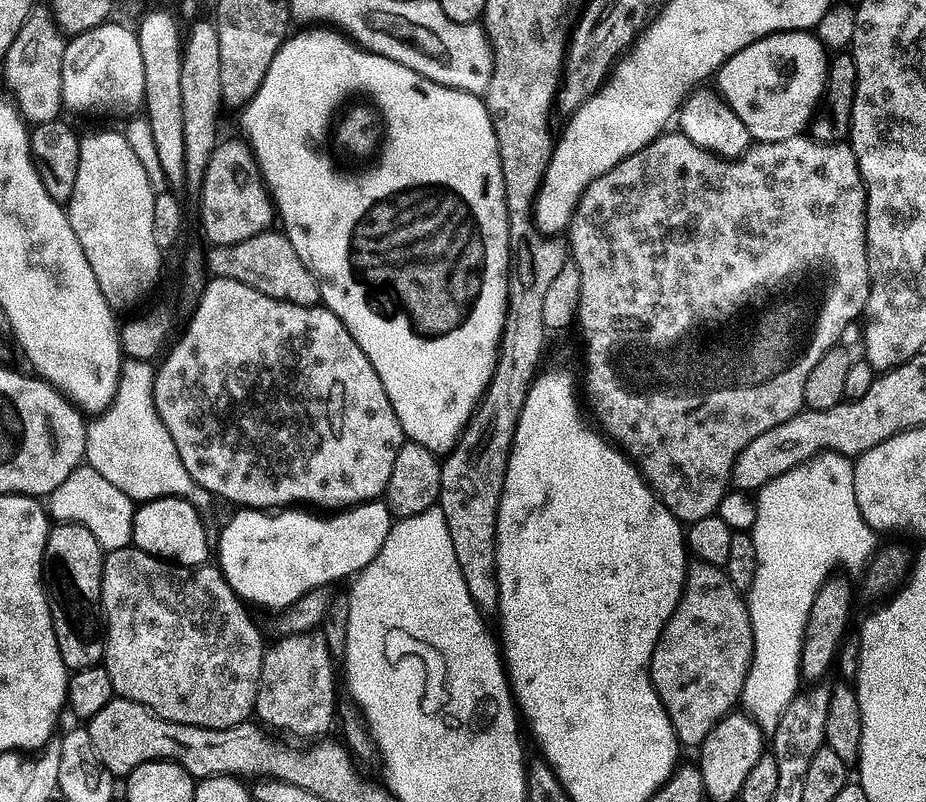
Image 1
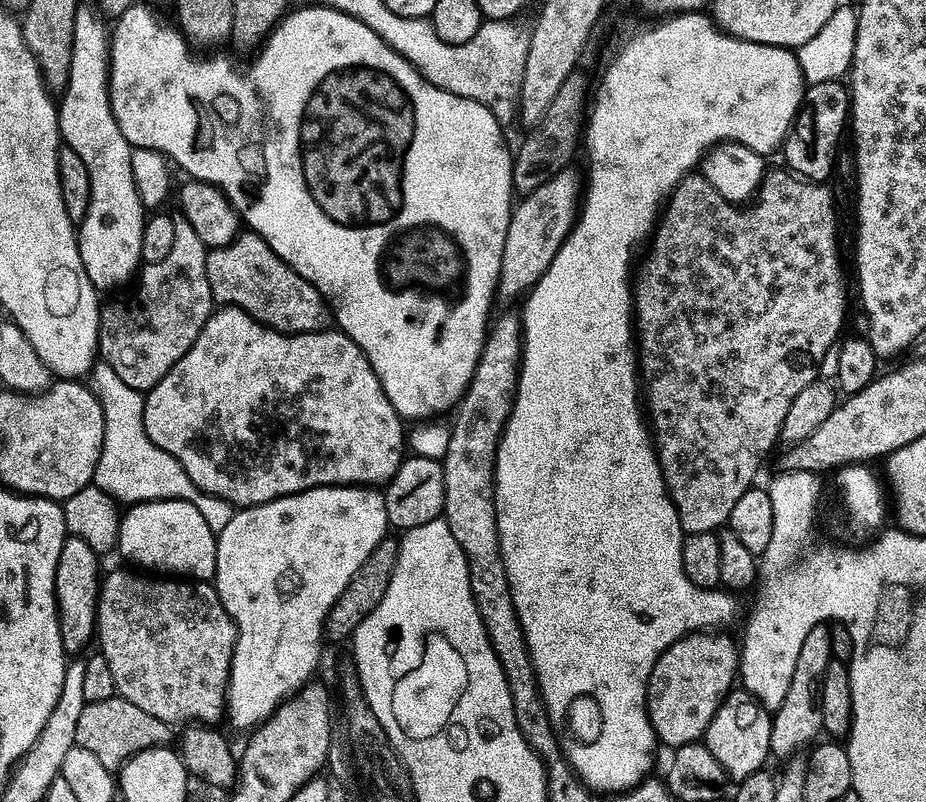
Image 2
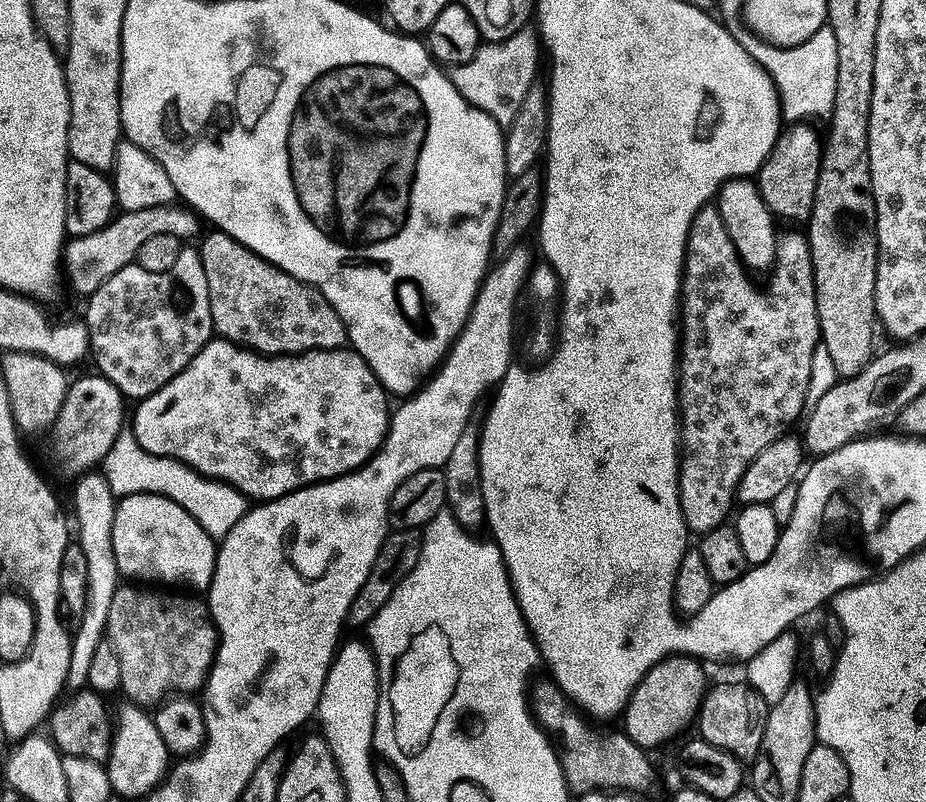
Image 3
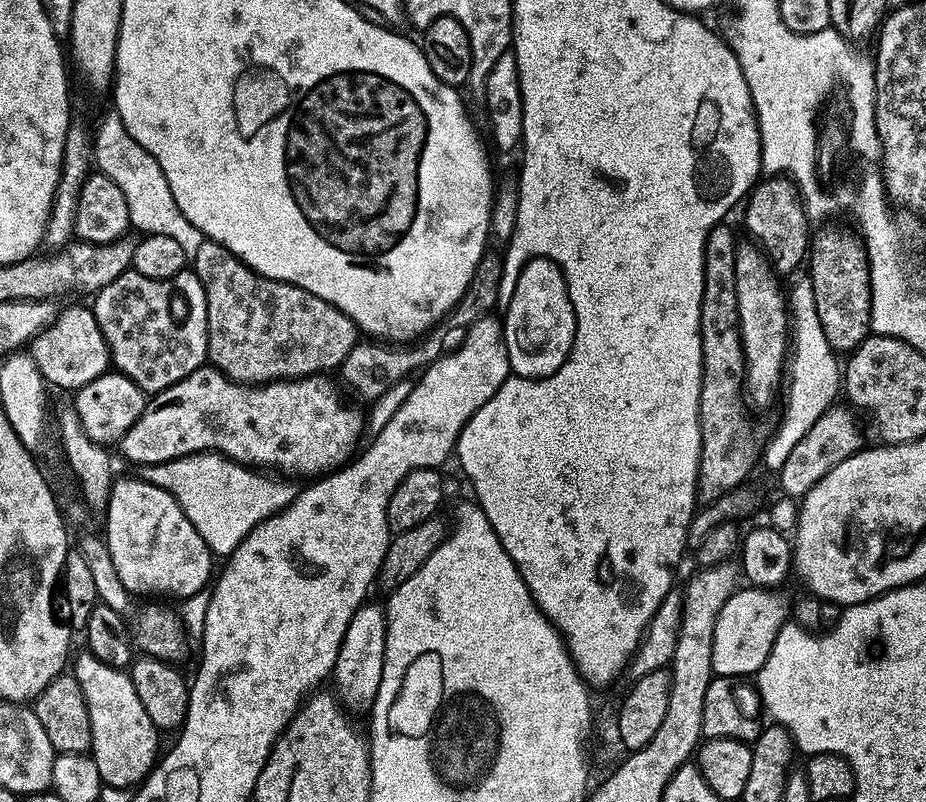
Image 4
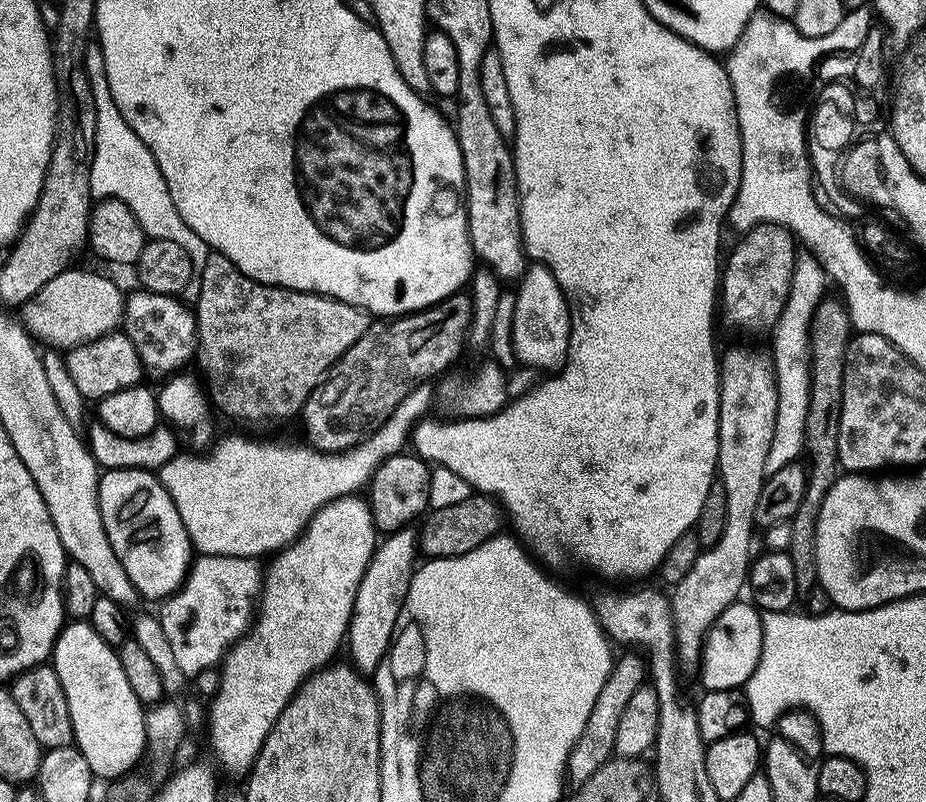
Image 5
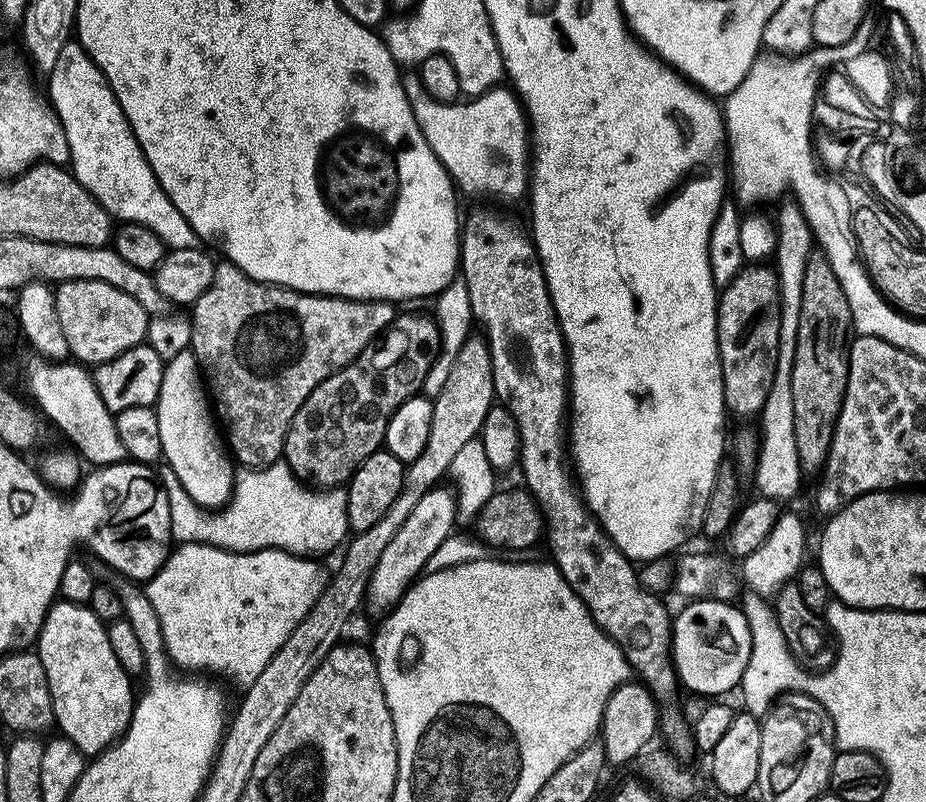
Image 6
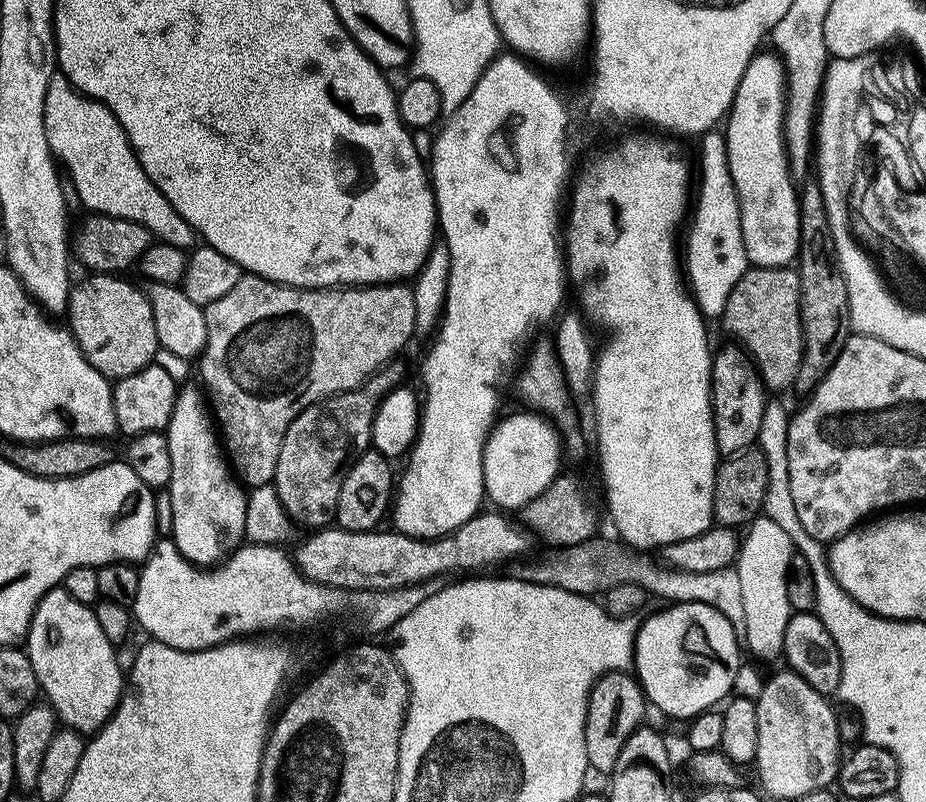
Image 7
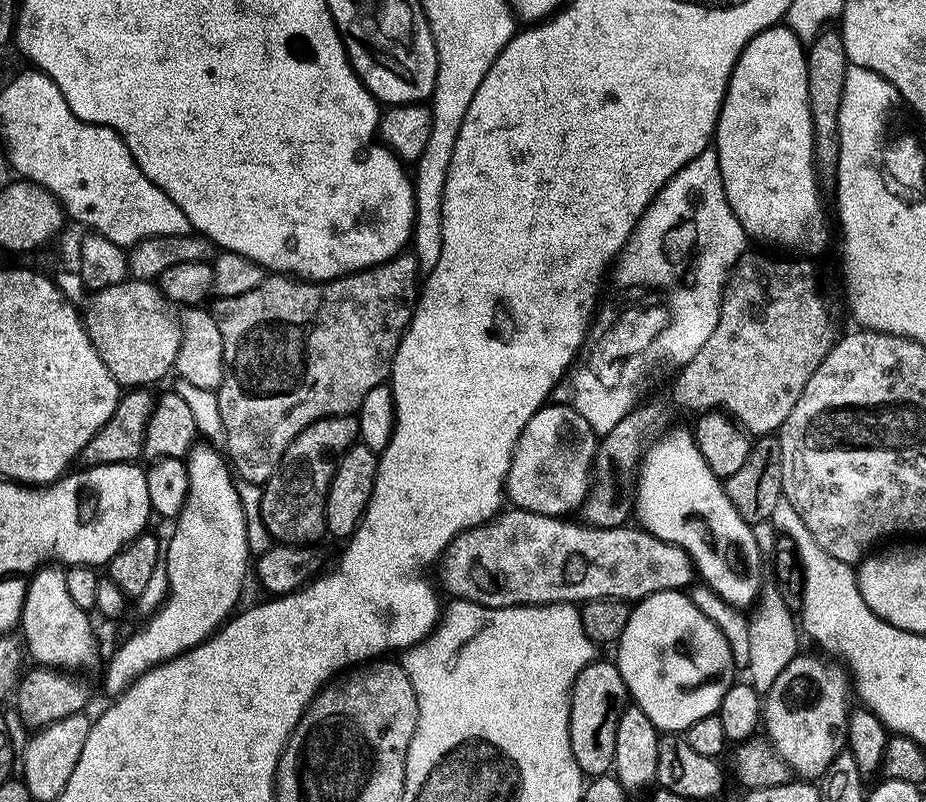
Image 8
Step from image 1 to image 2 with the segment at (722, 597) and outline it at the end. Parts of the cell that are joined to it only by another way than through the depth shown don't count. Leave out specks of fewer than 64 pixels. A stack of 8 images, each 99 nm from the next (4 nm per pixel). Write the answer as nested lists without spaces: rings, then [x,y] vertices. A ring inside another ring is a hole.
[[[689,634],[670,646],[670,650],[663,652],[654,666],[648,683],[648,717],[656,731],[657,741],[663,747],[665,744],[669,750],[701,743],[722,702],[737,687],[738,677],[741,675],[741,653],[738,651],[737,641],[735,644],[730,637],[720,635],[724,634]]]

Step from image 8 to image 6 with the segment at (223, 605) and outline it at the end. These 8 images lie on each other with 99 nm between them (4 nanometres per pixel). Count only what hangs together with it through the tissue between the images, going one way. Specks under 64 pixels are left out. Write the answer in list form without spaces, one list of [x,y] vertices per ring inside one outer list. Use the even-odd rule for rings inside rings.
[[[190,348],[165,365],[162,391],[155,409],[158,430],[162,430],[162,450],[167,467],[178,474],[178,482],[182,482],[186,494],[199,508],[223,508],[232,499],[238,468],[222,435],[200,363]]]

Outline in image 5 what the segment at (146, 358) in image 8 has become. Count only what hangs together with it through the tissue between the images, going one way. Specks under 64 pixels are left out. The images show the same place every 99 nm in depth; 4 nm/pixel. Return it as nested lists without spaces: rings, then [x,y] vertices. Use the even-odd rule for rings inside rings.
[[[69,270],[42,286],[38,295],[24,305],[22,323],[37,341],[45,340],[56,350],[71,350],[113,335],[121,327],[125,303],[125,293],[120,293],[114,281],[96,272]]]

